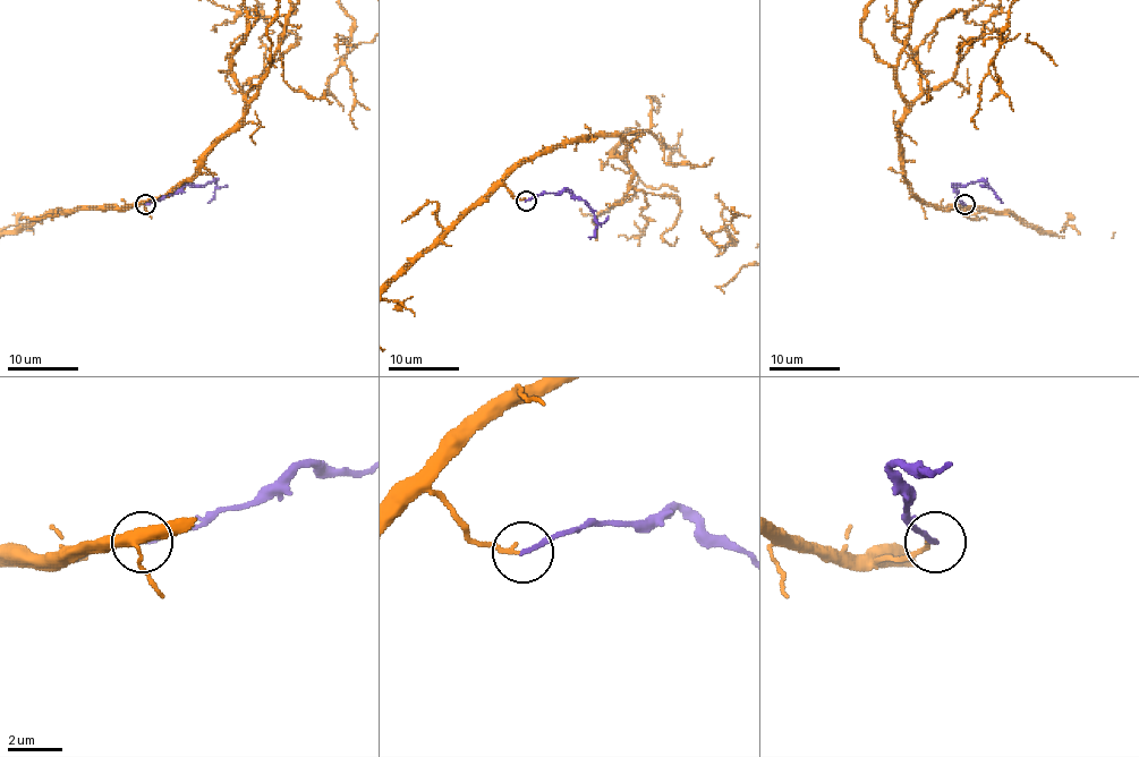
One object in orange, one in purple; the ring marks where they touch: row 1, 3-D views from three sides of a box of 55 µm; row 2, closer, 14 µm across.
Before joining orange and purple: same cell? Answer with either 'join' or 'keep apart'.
join

